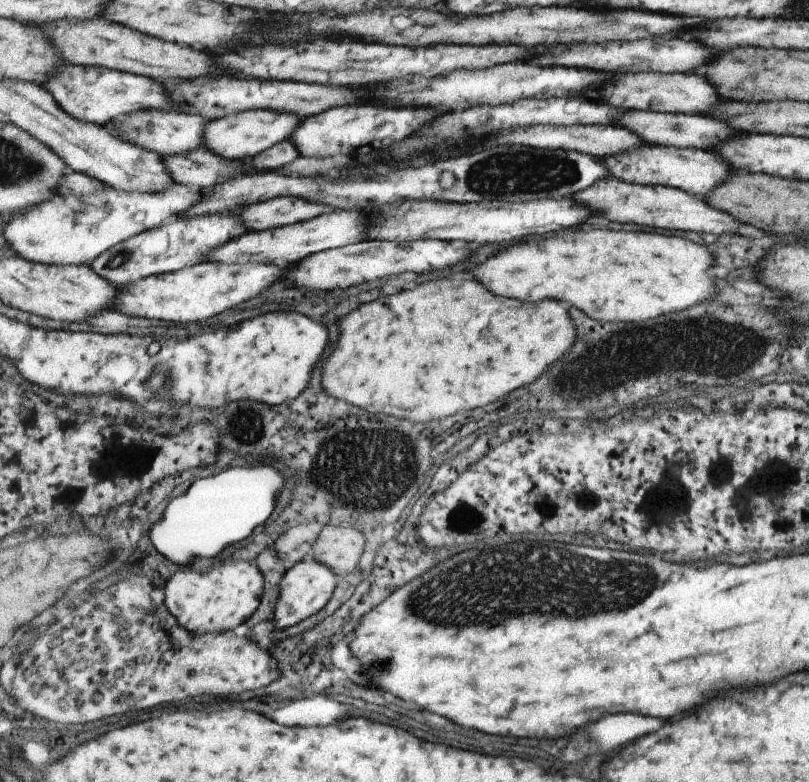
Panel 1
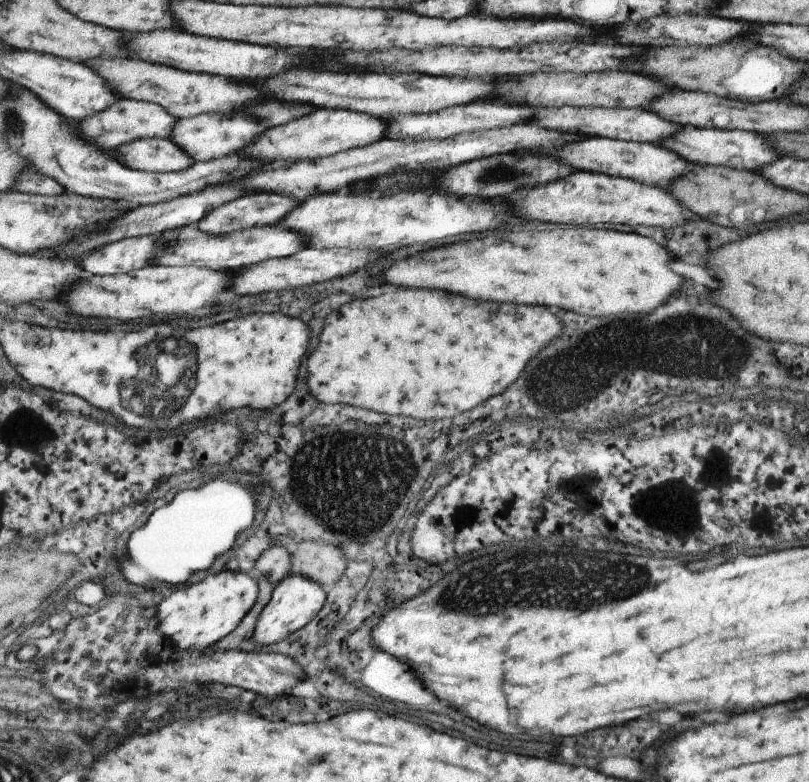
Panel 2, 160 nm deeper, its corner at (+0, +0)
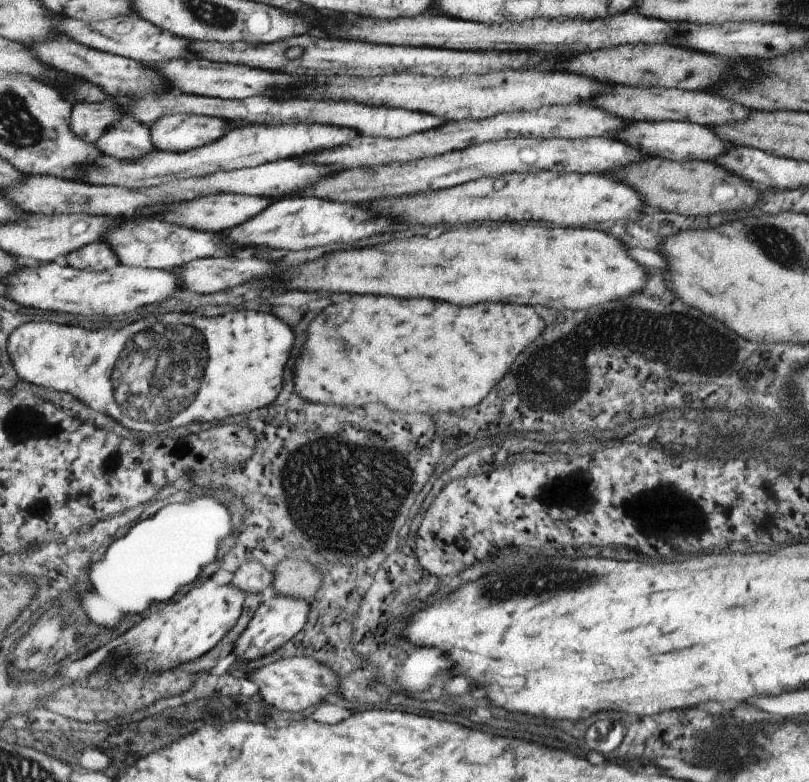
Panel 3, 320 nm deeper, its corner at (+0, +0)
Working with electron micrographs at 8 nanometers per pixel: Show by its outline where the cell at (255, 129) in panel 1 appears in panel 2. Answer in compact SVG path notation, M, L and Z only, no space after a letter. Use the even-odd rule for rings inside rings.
M241 112L239 114L198 114L177 119L169 139L194 160L207 161L213 158L225 158L237 150L243 150L263 130L265 126L259 124L259 120L245 116Z

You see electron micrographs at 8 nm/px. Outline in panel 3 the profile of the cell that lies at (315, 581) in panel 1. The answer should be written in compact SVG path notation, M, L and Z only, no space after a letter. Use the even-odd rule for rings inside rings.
M268 595L247 628L237 639L233 652L236 661L257 660L257 658L269 656L277 648L285 646L289 640L295 638L301 630L304 630L307 618L311 614L311 608L312 604L307 604L305 599Z

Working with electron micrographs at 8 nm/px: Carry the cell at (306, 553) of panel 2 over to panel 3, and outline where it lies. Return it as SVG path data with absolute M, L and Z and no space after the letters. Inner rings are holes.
M285 559L273 568L274 579L268 595L315 600L321 588L323 574L319 568L301 559Z

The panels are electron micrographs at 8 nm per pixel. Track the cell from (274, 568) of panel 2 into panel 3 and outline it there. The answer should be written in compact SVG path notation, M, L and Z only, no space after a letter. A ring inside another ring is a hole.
M249 561L234 571L231 584L246 593L264 593L268 595L274 579L273 571L266 569L257 561Z

